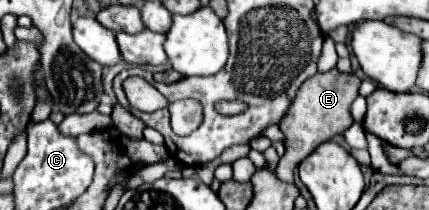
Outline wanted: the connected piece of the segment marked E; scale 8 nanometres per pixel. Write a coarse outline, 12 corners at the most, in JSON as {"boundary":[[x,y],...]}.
{"boundary":[[336,69],[302,83],[280,121],[294,167],[354,123],[360,79]]}

